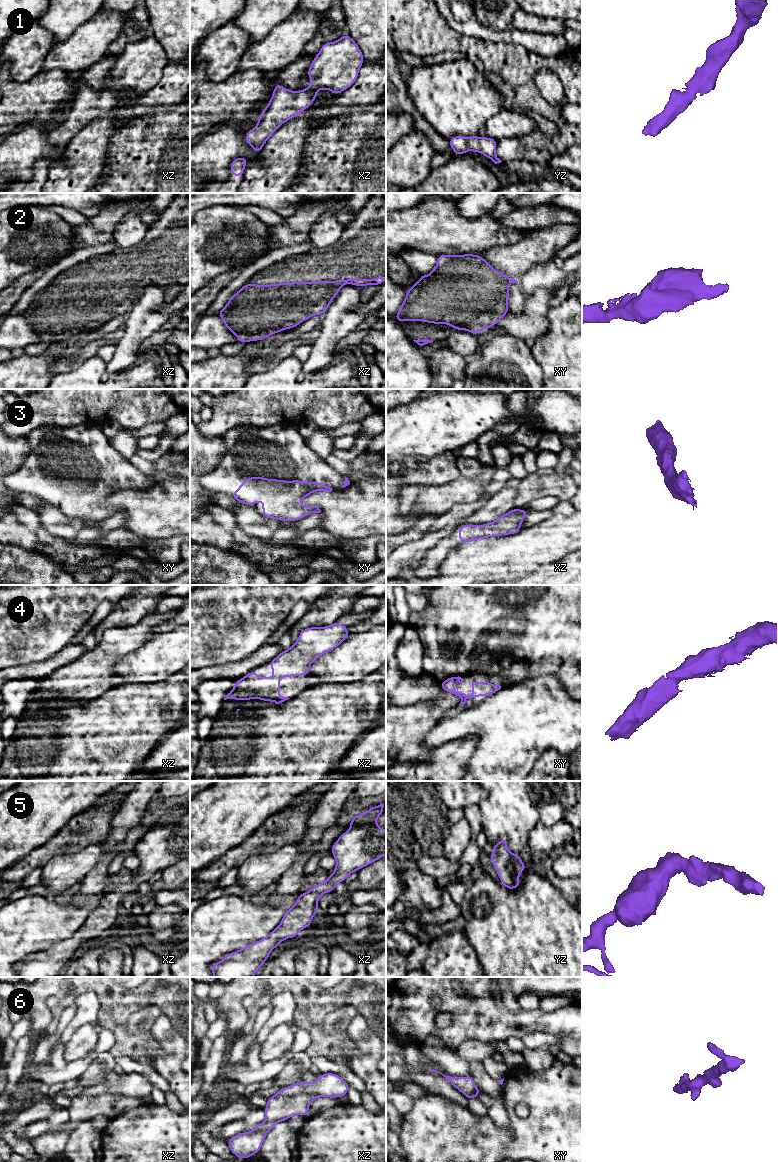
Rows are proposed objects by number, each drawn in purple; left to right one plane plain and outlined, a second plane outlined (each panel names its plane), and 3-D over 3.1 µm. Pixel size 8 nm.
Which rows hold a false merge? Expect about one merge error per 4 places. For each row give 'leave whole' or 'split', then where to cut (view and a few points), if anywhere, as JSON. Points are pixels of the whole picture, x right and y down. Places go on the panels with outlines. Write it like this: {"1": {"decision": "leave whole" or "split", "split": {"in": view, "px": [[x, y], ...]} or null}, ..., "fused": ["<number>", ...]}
{"1": {"decision": "leave whole", "split": null}, "2": {"decision": "leave whole", "split": null}, "3": {"decision": "leave whole", "split": null}, "4": {"decision": "leave whole", "split": null}, "5": {"decision": "leave whole", "split": null}, "6": {"decision": "leave whole", "split": null}, "fused": []}

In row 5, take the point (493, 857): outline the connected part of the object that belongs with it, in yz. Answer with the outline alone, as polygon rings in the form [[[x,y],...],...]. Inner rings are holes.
[[[502,837],[498,844],[492,846],[493,852],[490,856],[490,863],[495,866],[501,885],[507,889],[516,889],[520,884],[520,873],[528,867],[524,865],[519,854],[511,853],[508,850],[506,837]]]

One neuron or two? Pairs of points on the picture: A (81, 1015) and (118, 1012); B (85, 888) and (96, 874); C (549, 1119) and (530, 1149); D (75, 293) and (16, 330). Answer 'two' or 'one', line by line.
A: two
B: one
C: one
D: two

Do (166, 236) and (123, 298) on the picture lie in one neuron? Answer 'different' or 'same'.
same

